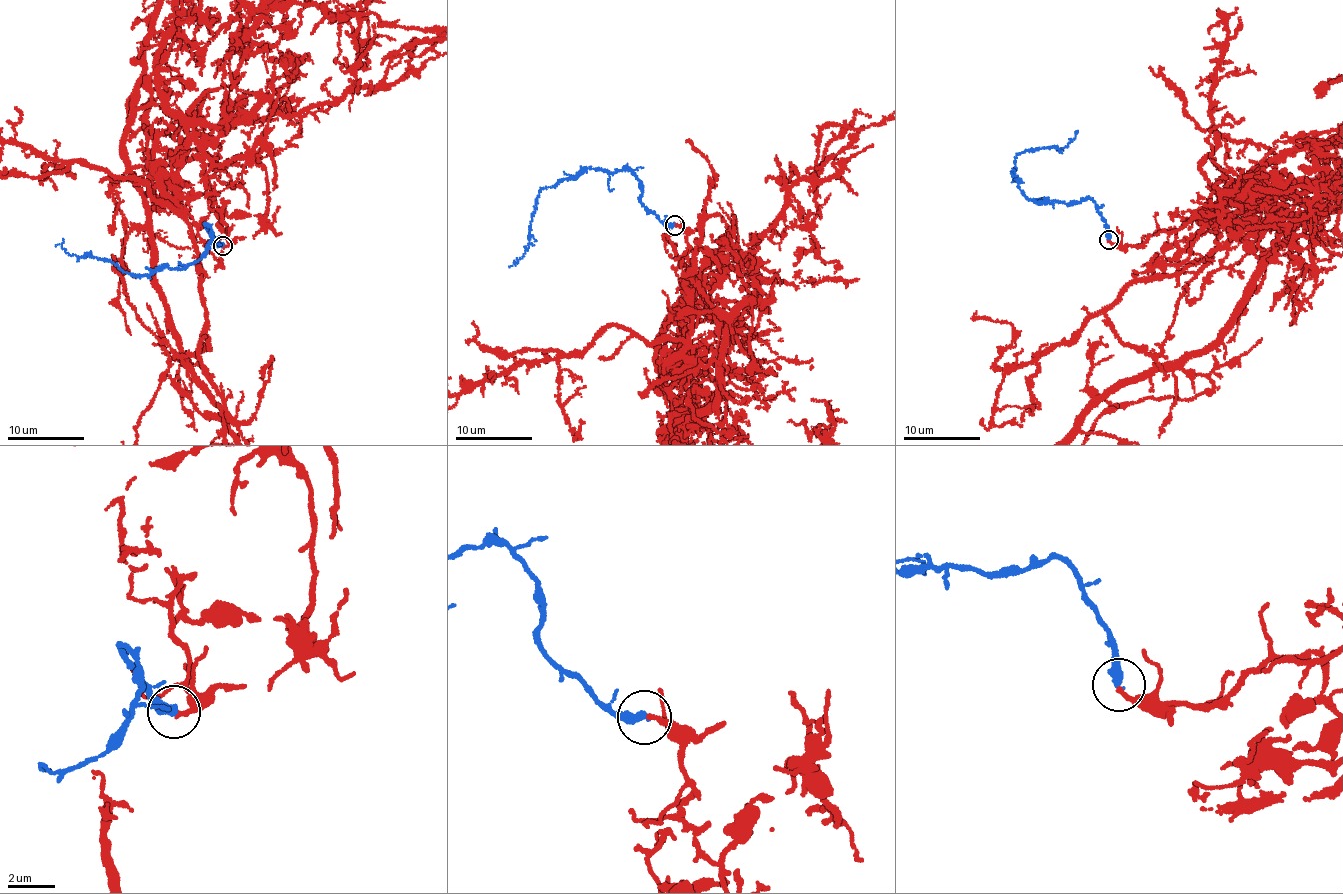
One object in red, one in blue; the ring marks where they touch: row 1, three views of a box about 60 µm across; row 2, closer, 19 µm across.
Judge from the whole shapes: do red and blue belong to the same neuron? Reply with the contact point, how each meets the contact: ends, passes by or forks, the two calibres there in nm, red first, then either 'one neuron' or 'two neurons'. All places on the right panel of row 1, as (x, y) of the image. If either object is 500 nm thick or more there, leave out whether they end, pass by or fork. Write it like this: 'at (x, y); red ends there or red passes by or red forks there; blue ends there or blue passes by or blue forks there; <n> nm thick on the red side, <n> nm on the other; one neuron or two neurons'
at (1109, 239); red ends there; blue ends there; 220 nm thick on the red side, 420 nm on the other; two neurons

